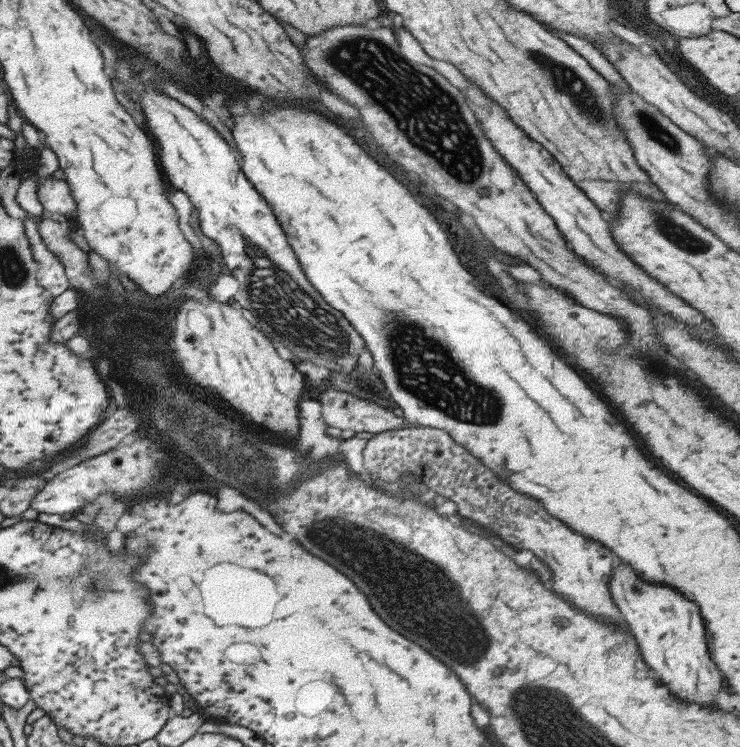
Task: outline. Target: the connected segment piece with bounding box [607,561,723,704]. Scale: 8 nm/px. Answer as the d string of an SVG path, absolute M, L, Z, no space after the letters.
M623 561L613 567L607 586L613 604L621 612L628 631L639 646L643 660L663 680L663 684L671 688L671 694L679 696L681 700L711 704L713 694L722 685L723 676L707 652L699 608L669 585L645 582L631 565Z

